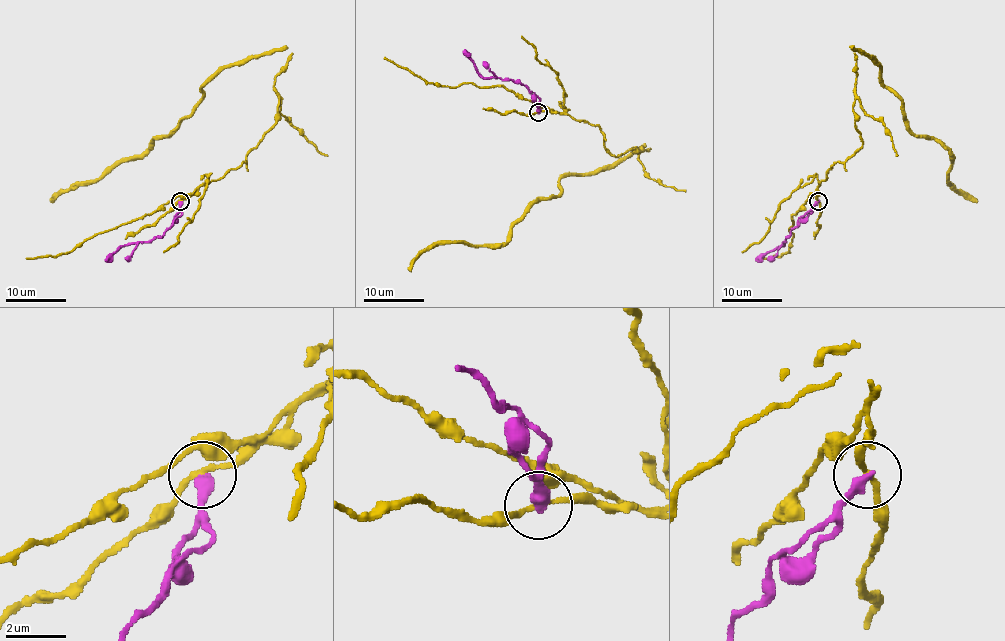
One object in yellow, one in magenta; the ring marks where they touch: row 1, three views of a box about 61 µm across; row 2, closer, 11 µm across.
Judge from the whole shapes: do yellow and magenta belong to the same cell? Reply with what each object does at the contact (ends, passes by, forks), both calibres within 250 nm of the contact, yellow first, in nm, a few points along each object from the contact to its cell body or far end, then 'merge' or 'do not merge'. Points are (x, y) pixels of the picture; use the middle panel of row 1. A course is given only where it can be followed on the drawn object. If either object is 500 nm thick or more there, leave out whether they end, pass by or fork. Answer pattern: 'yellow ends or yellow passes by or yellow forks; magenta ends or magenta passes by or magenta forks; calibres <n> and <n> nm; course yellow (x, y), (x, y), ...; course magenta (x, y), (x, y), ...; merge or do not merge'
yellow passes by; magenta ends; calibres 150 and 420 nm; course yellow (538, 111), (597, 125), (615, 157), (650, 147), (565, 173), (504, 244), (432, 244), (409, 271); course magenta (538, 111), (534, 96), (519, 81), (483, 77), (465, 50); do not merge

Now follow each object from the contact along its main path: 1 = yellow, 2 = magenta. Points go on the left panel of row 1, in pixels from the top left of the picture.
1: (180, 201), (239, 168), (275, 123), (273, 81), (292, 52), (287, 48), (221, 66), (170, 135), (51, 201)
2: (180, 201), (176, 219), (161, 236), (147, 242), (125, 245), (107, 260)

